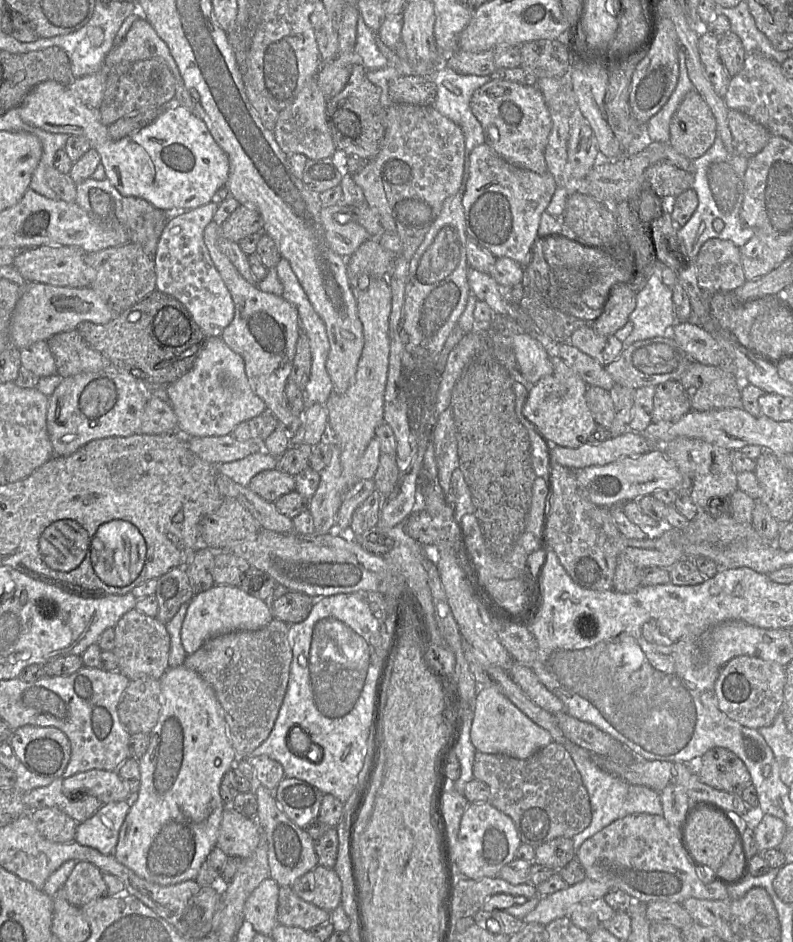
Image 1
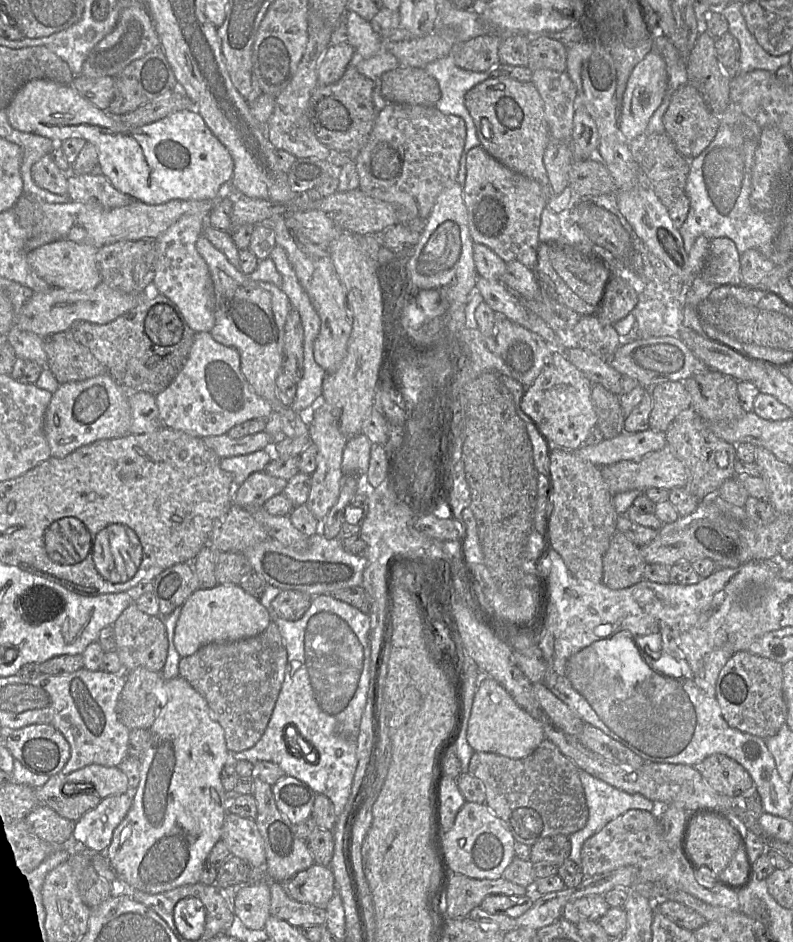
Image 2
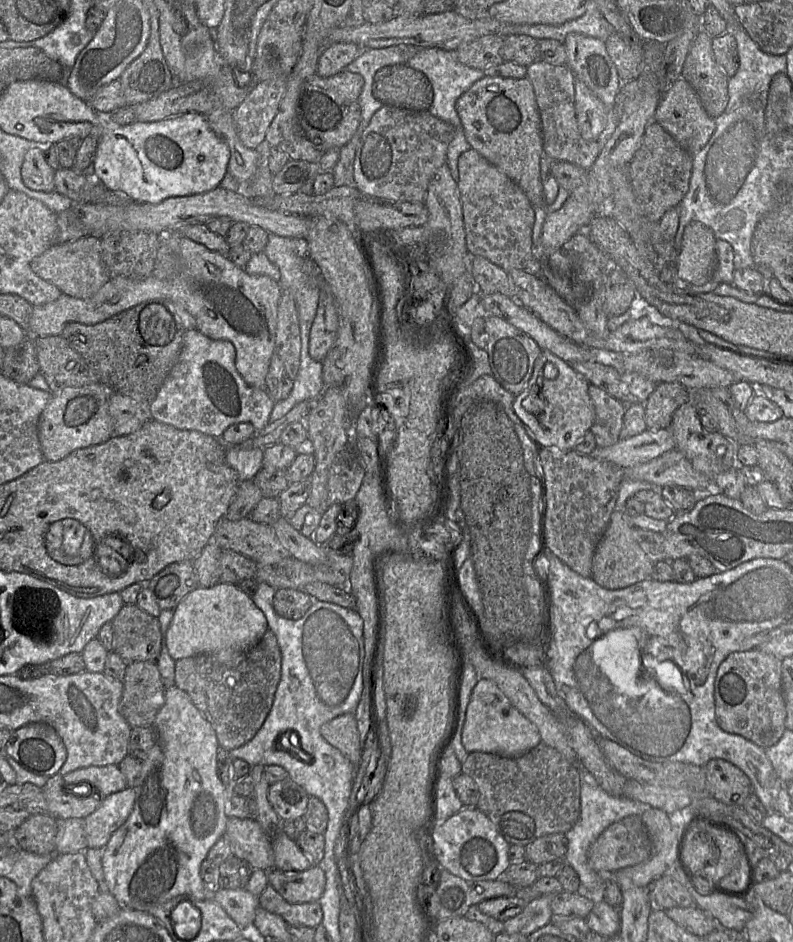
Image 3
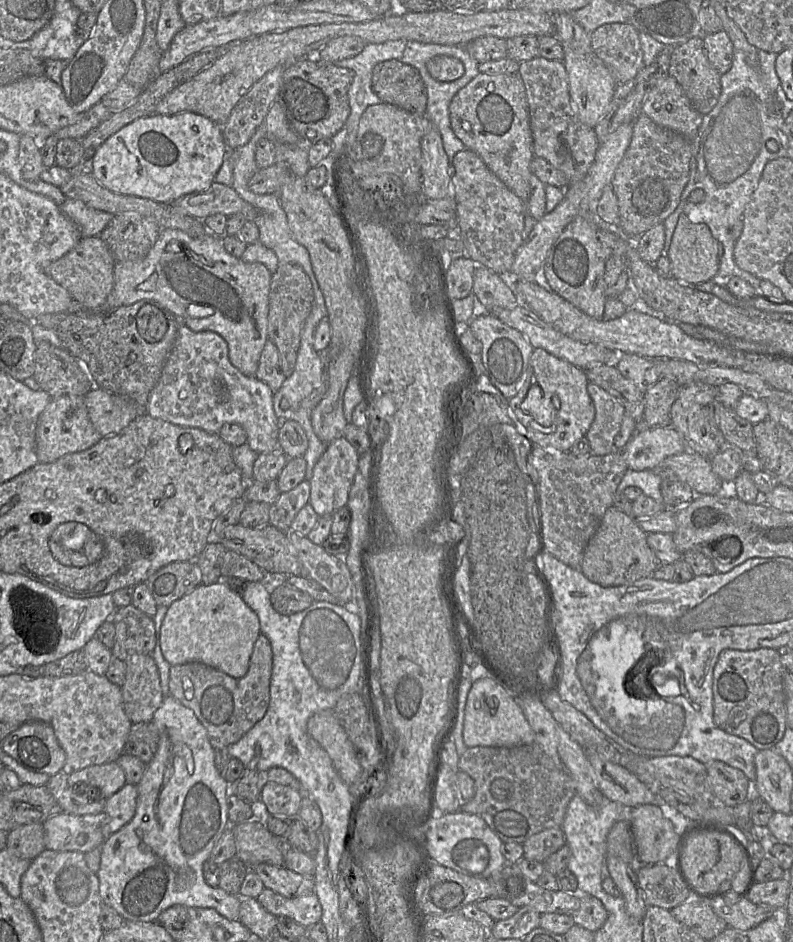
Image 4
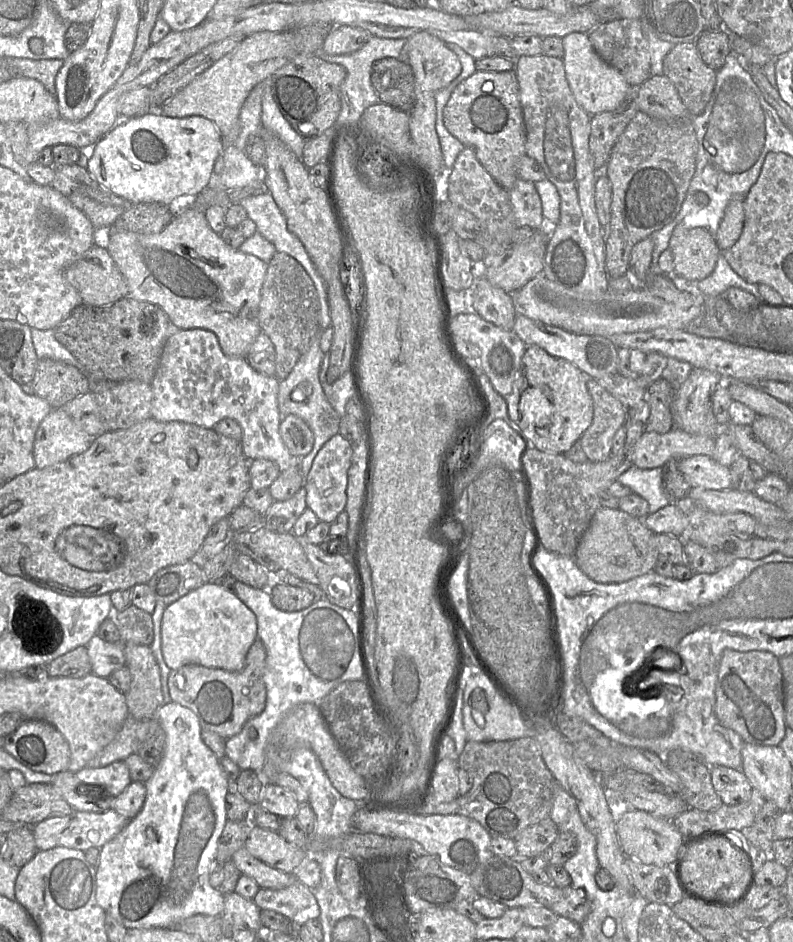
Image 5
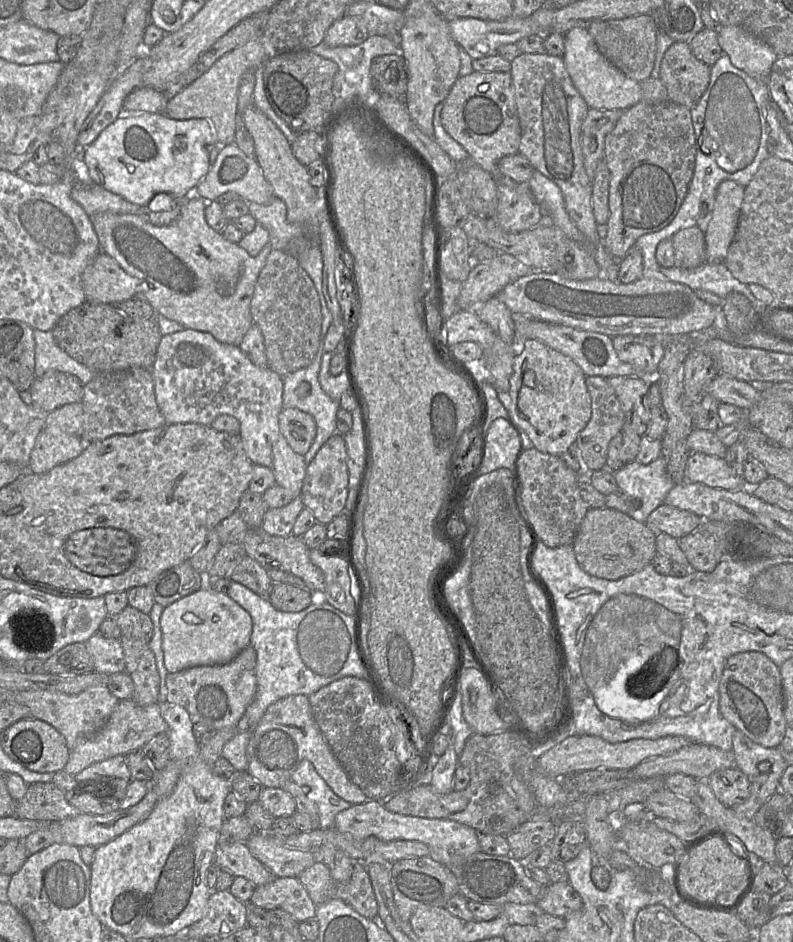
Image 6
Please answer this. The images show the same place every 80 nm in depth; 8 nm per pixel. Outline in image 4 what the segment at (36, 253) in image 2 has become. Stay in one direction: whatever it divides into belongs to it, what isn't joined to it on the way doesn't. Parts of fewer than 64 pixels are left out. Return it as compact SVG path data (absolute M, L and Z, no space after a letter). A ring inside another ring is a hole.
M98 236L84 237L71 251L49 264L46 274L70 293L75 304L95 310L105 304L114 287L114 264L107 245Z

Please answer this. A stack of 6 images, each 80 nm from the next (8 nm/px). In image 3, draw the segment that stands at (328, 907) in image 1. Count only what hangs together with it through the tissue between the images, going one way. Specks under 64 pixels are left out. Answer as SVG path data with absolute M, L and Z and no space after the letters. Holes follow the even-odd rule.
M313 865L305 871L268 871L268 883L291 904L318 902L322 896L326 877L324 870Z

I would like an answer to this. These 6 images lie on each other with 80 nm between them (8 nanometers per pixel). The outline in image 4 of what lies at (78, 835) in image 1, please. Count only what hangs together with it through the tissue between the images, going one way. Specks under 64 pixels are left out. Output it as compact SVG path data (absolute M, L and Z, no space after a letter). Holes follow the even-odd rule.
M126 783L118 792L106 799L102 813L106 837L117 832L133 818L137 796L136 785Z

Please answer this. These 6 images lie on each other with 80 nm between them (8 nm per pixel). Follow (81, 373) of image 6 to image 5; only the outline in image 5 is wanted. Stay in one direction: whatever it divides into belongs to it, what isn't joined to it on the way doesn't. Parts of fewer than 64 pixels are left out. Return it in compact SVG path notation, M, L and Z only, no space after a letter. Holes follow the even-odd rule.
M31 328L32 342L38 359L52 359L75 366L85 372L83 365L55 338L54 329Z

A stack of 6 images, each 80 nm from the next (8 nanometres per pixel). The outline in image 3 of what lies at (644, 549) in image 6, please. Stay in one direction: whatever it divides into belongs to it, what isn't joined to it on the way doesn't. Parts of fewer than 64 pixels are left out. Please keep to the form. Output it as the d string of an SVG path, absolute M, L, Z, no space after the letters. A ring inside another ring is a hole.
M616 509L612 513L592 564L591 578L603 588L619 590L650 578L655 561L634 538L633 528L623 511Z

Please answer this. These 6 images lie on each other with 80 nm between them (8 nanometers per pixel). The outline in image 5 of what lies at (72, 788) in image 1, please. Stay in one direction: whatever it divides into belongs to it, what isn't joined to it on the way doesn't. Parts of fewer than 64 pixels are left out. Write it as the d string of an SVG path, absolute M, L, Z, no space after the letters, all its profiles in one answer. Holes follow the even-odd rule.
M116 761L104 767L84 768L75 773L76 778L80 781L79 787L86 790L93 789L99 798L110 796L116 797L120 795L126 787L132 782L129 769L124 761Z

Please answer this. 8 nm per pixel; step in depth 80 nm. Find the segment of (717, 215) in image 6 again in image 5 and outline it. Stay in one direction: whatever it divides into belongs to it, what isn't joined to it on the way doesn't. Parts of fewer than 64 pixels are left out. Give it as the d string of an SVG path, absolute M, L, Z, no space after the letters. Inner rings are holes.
M733 199L725 209L724 217L715 235L715 242L722 253L731 248L742 233L745 220L743 202L744 200Z

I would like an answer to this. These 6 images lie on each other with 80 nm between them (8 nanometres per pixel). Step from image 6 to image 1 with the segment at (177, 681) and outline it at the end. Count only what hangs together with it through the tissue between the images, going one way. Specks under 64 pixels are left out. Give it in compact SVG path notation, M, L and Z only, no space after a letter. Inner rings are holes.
M273 619L256 631L232 631L209 638L196 652L187 655L183 665L197 672L215 691L228 726L237 759L245 759L269 736L283 702L293 658L288 637L289 624Z

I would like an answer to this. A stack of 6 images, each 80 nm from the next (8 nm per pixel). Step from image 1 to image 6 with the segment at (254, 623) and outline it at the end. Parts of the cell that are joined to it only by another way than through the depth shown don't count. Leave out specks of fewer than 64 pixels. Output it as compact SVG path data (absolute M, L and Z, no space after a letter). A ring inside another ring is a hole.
M204 586L165 607L160 626L164 665L168 673L175 673L195 666L231 662L250 645L252 619L227 593Z

